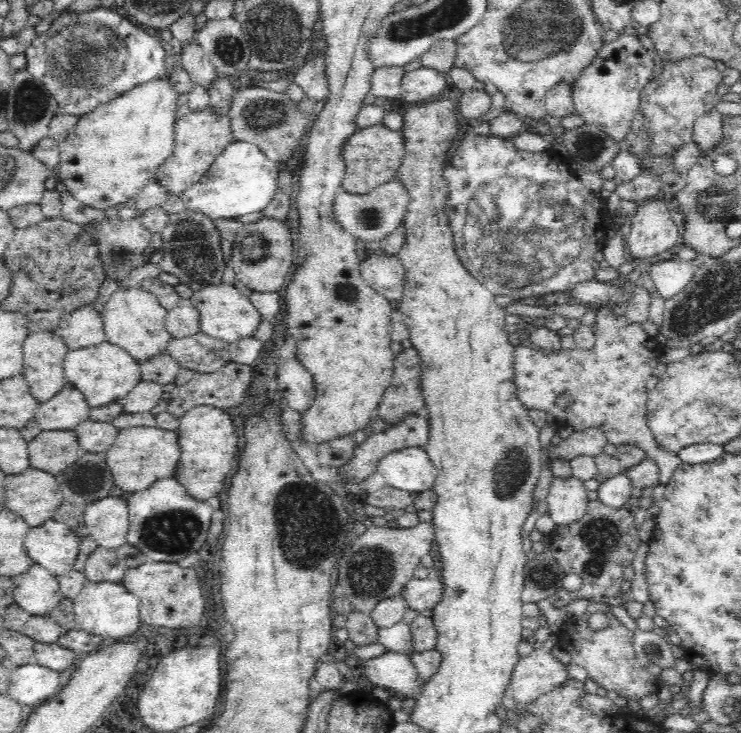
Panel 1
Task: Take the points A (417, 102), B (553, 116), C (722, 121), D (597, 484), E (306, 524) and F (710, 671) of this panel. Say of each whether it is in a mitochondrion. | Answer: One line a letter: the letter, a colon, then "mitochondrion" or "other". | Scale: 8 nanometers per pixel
A: other
B: other
C: other
D: other
E: mitochondrion
F: other

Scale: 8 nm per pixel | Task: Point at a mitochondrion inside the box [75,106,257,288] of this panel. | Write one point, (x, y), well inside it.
(190, 251)

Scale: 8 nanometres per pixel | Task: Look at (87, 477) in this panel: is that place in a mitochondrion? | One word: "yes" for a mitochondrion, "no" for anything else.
yes

